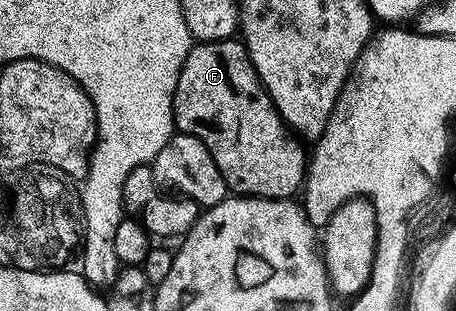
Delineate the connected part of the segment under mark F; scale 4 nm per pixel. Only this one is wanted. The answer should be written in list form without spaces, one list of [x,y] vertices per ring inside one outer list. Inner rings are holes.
[[[241,39],[202,40],[191,47],[188,58],[184,58],[184,66],[180,70],[180,78],[176,82],[176,90],[174,91],[174,127],[181,135],[200,138],[200,142],[204,142],[204,146],[208,146],[208,154],[212,154],[227,189],[231,193],[239,196],[259,196],[265,200],[288,200],[295,195],[293,192],[297,188],[299,191],[303,187],[308,167],[307,149],[302,149],[304,147],[303,141],[295,133],[291,132],[290,127],[282,121],[282,115],[278,113],[276,106],[270,101],[270,95],[260,82],[260,78],[250,61],[250,55],[246,53],[246,46]]]

